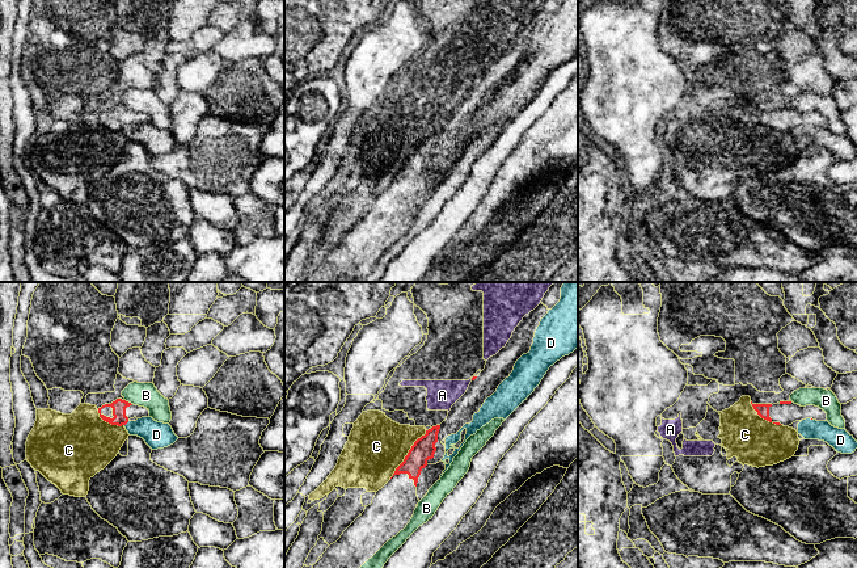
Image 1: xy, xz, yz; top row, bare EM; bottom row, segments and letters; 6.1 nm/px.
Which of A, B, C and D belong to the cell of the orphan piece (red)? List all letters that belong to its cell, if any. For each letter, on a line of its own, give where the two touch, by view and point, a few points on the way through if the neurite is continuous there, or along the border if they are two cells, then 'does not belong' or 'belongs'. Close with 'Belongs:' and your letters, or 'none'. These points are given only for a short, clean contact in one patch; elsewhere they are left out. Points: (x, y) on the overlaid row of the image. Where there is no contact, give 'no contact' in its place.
A: meets red in xz at (472, 378); border along xz (475, 375), (471, 379); does not belong
B: meets red in xy at (127, 402); does not belong
C: meets red in xz at (408, 454); does not belong
D: meets red in xy at (126, 423); does not belong
Belongs: none

